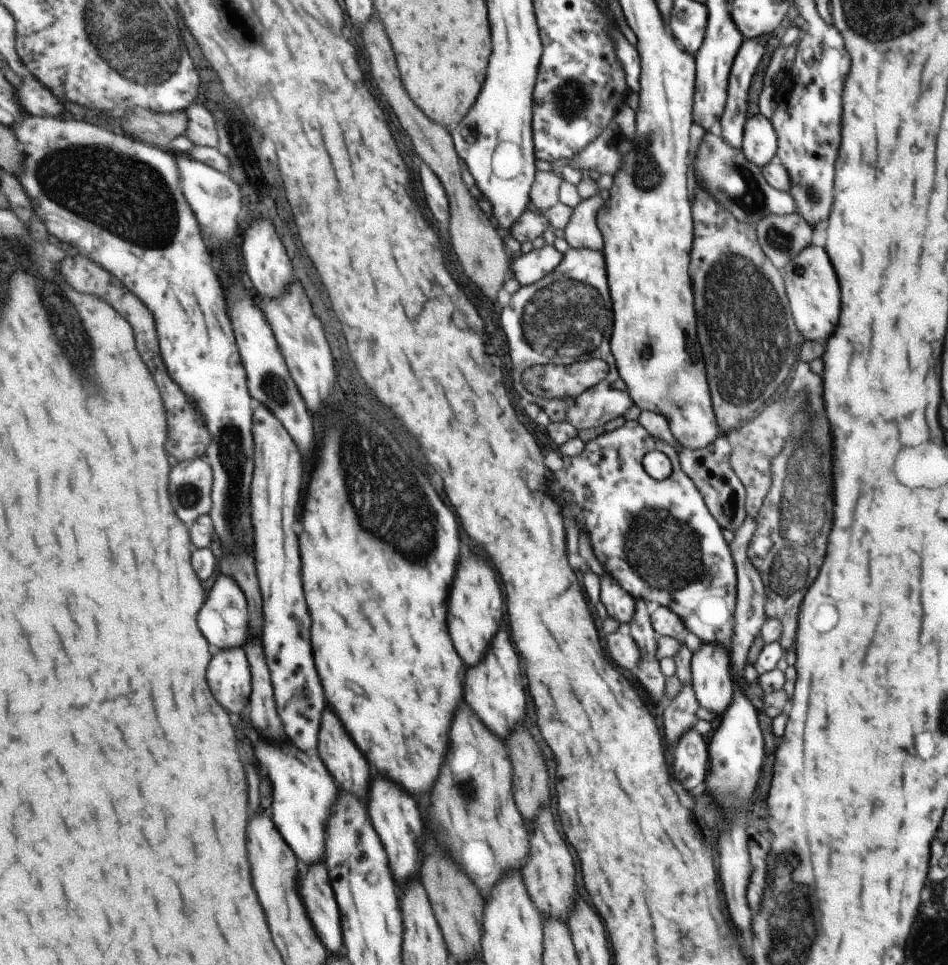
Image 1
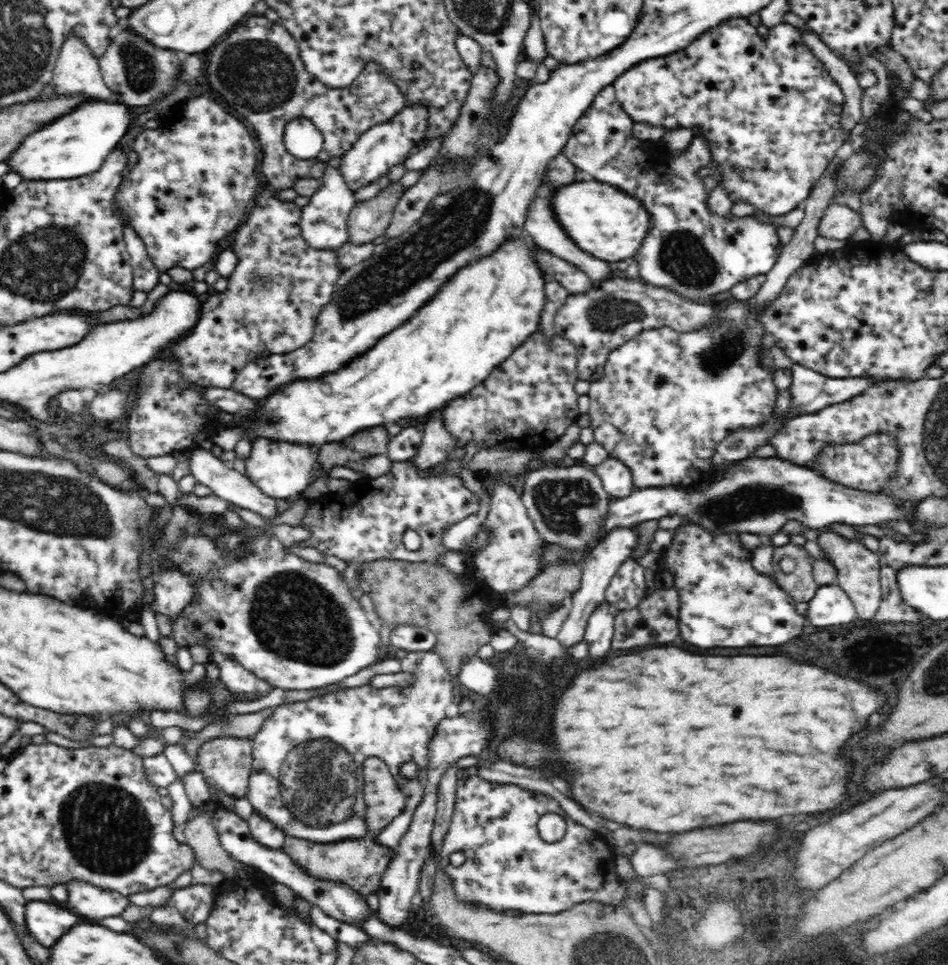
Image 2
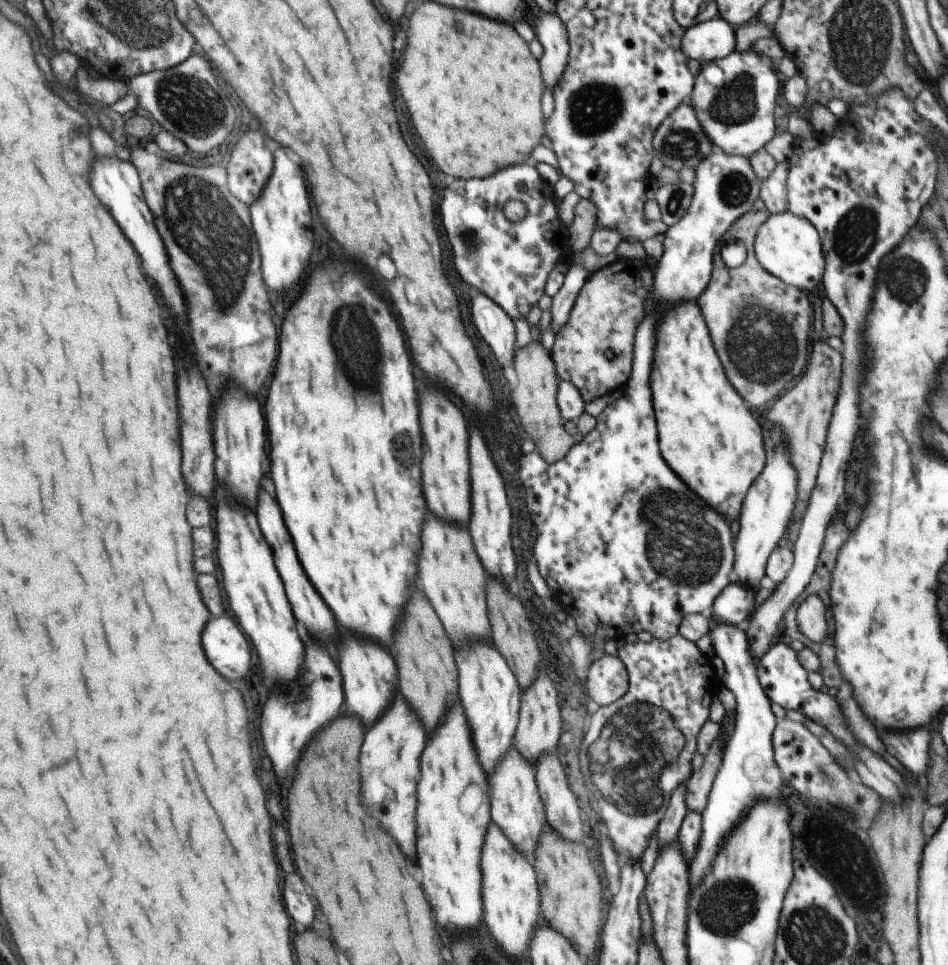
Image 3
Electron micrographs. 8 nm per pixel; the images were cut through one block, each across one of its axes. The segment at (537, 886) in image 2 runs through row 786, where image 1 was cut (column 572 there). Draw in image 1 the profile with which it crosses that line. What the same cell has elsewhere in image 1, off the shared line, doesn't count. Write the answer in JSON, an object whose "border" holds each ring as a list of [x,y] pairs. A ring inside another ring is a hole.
{"border":[[[625,422],[623,426],[607,432],[607,434],[601,434],[597,438],[593,438],[591,442],[585,444],[583,452],[579,456],[563,456],[563,466],[559,470],[555,470],[555,476],[549,480],[549,496],[555,498],[557,496],[557,502],[561,502],[561,510],[567,510],[567,522],[569,520],[575,520],[577,522],[577,528],[581,532],[587,532],[589,536],[589,546],[591,546],[591,552],[595,554],[597,562],[601,568],[605,568],[615,580],[617,584],[621,584],[621,588],[625,588],[625,592],[629,592],[629,596],[633,596],[633,600],[643,600],[645,604],[647,602],[657,602],[659,606],[663,608],[669,608],[683,624],[685,624],[685,630],[695,634],[699,638],[699,642],[707,644],[717,644],[721,646],[727,656],[731,656],[731,650],[733,650],[733,638],[735,638],[735,630],[733,630],[733,608],[737,608],[735,604],[735,570],[733,568],[733,562],[731,556],[731,548],[727,548],[725,540],[723,540],[723,534],[721,534],[721,528],[717,524],[717,520],[707,512],[705,508],[705,500],[701,498],[701,494],[697,492],[693,480],[689,480],[689,476],[685,476],[685,472],[681,472],[681,466],[679,466],[679,458],[677,458],[677,450],[671,448],[669,444],[657,440],[657,438],[651,438],[641,426],[639,422]],[[649,452],[663,452],[669,462],[671,462],[671,474],[665,478],[665,480],[653,480],[649,478],[645,472],[643,472],[643,466],[641,466],[641,460],[645,458],[645,454]]]}

